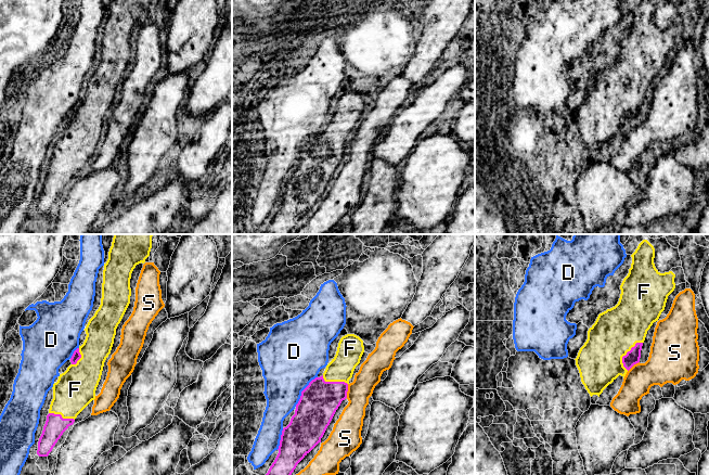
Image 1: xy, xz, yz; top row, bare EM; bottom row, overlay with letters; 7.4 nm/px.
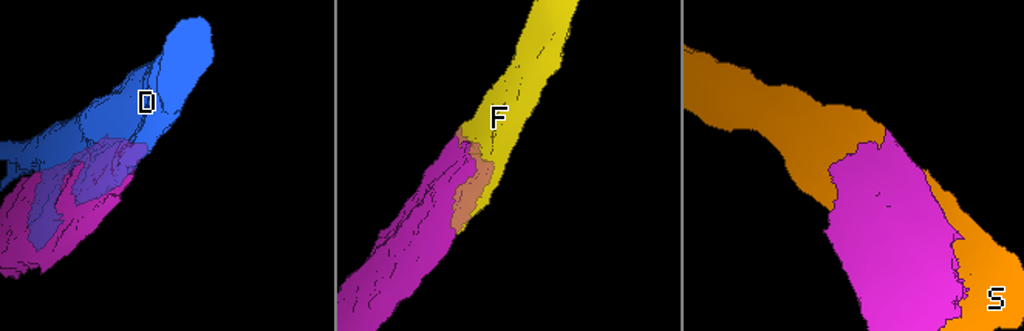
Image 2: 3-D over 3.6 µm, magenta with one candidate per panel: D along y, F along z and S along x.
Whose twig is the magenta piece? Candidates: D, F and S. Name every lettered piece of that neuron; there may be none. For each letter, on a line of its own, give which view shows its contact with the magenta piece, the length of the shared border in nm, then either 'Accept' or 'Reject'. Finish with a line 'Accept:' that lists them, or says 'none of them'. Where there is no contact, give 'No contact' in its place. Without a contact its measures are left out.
D: Touches magenta in xz. Shared border 280 nm. Reject
F: Touches magenta in yz. Shared border 240 nm. Accept
S: Touches magenta in xz. Shared border 110 nm. Reject
Accept: F

